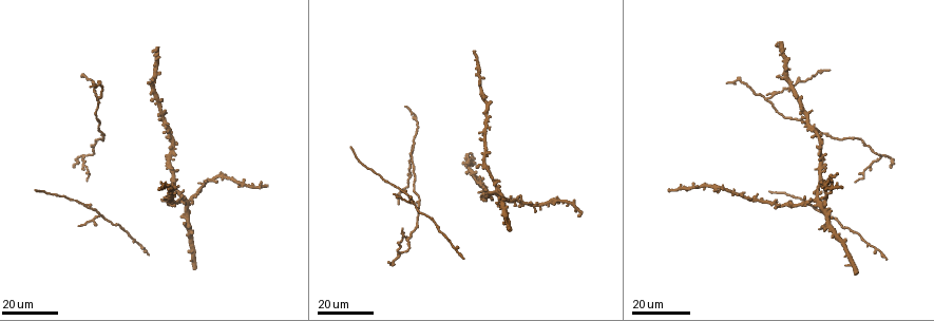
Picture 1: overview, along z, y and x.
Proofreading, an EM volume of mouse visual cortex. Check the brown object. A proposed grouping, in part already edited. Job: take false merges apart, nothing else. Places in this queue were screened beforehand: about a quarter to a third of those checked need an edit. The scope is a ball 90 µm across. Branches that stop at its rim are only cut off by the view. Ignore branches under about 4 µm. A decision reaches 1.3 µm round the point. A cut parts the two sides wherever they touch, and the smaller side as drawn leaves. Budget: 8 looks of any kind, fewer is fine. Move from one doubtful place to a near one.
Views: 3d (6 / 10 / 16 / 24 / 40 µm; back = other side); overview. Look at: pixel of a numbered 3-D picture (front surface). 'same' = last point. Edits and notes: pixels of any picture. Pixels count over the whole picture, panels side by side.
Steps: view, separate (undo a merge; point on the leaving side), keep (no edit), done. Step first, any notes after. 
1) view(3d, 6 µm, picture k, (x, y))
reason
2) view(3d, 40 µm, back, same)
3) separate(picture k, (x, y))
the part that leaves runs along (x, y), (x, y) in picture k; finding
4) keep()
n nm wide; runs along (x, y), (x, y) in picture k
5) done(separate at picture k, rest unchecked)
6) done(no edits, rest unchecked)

view(3d, 24 µm, picture 1, (86, 208))
two arms at a narrow angle

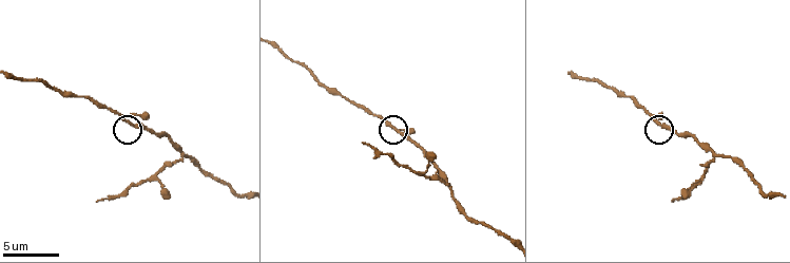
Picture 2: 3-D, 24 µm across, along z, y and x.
view(3d, 10 µm, picture 2, (129, 123))

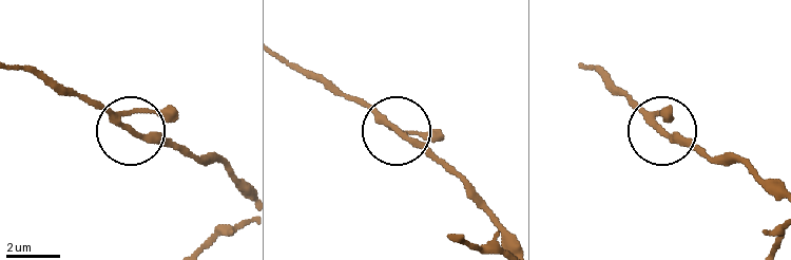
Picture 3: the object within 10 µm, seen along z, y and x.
view(3d, 6 µm, picture 3, (401, 133))
closer look

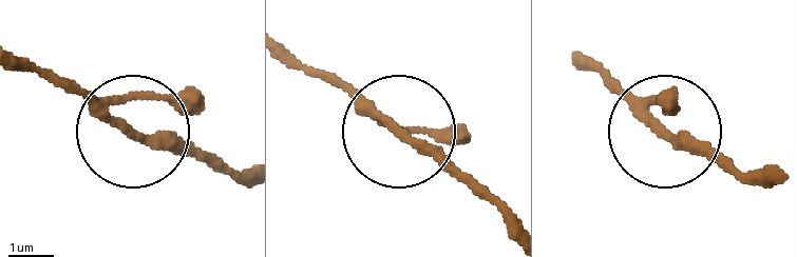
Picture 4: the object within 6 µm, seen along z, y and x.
keep()
4 arms; runs along (762, 185), (671, 140), (607, 76) in picture 4; one neuron here

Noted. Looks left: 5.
view(3d, 16 µm, picture 1, (456, 250))
a fork

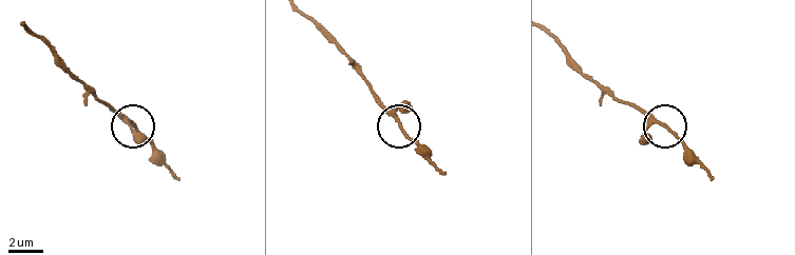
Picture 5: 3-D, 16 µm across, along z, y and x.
view(3d, 10 µm, picture 5, (128, 120))
zoom in

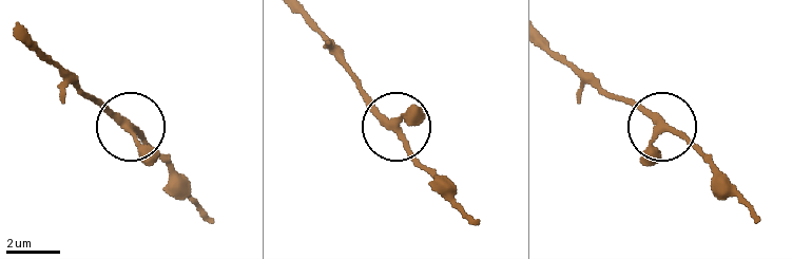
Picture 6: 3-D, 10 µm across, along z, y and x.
keep()
all the same neuron

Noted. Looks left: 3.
view(3d, 24 µm, picture 1, (851, 258))

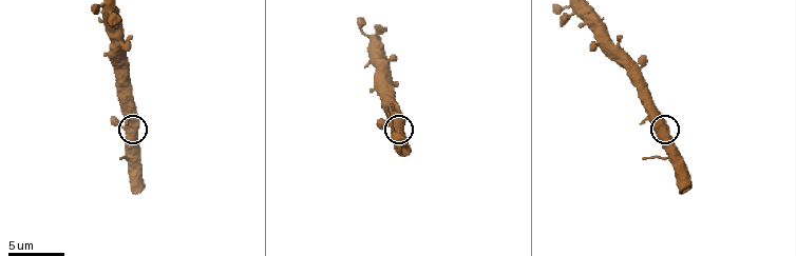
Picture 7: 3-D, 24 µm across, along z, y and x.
view(3d, 10 µm, picture 7, (124, 128))

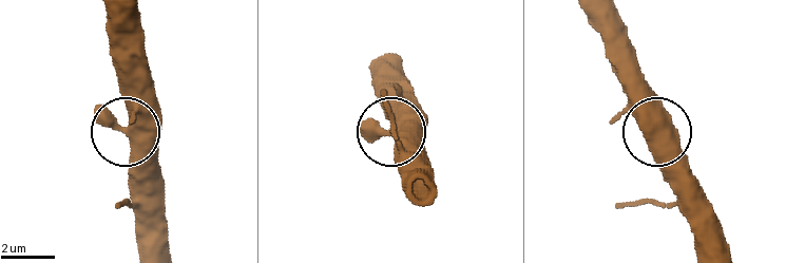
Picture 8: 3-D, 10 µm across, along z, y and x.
keep()
side arm 7 µm; runs along (114, 21), (141, 190) in picture 8; all the same neuron

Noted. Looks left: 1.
view(3d, 10 µm, picture 2, (182, 156))
three arms meet

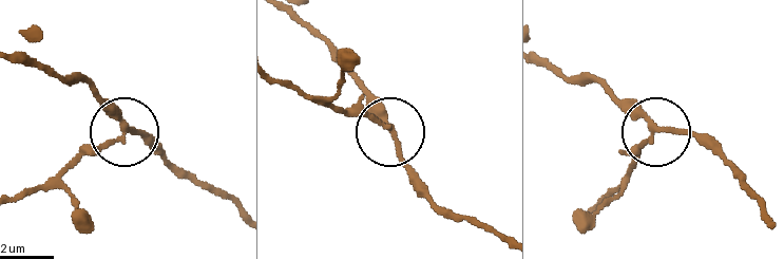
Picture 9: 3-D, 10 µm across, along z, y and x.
separate(picture 9, (87, 150))
3 arms; the part that leaves runs along (116, 139), (84, 148), (44, 182), (10, 198) in picture 9; two neurons meet here

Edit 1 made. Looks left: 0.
done(separate at picture 9, rest unchecked)

